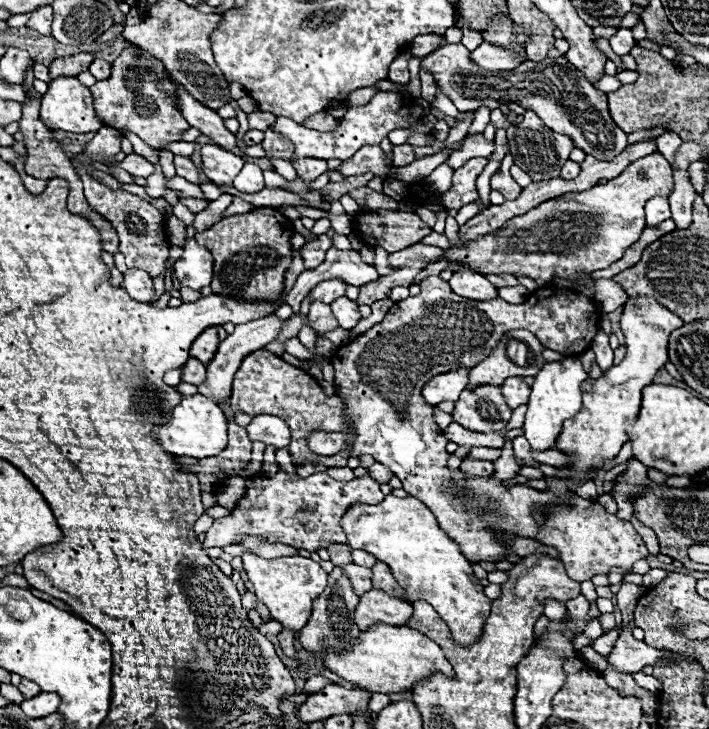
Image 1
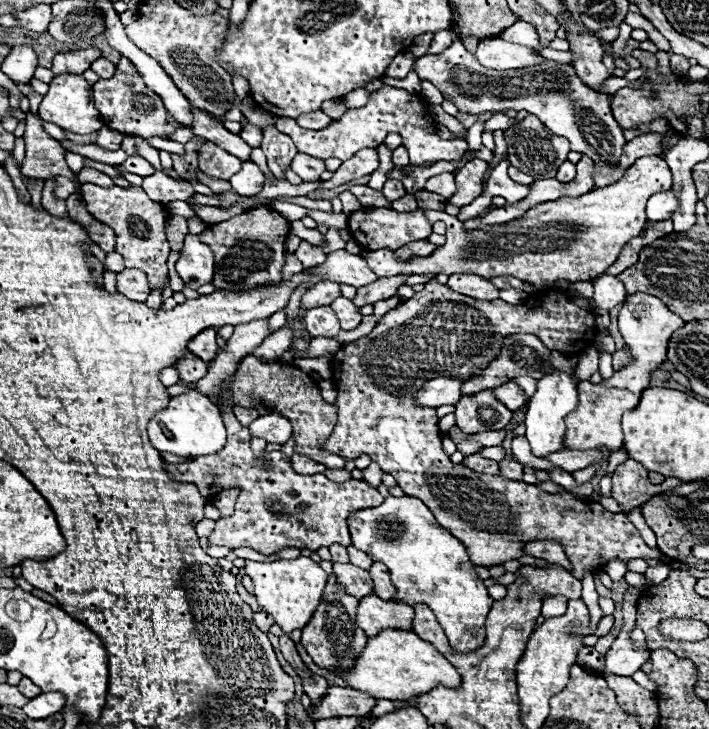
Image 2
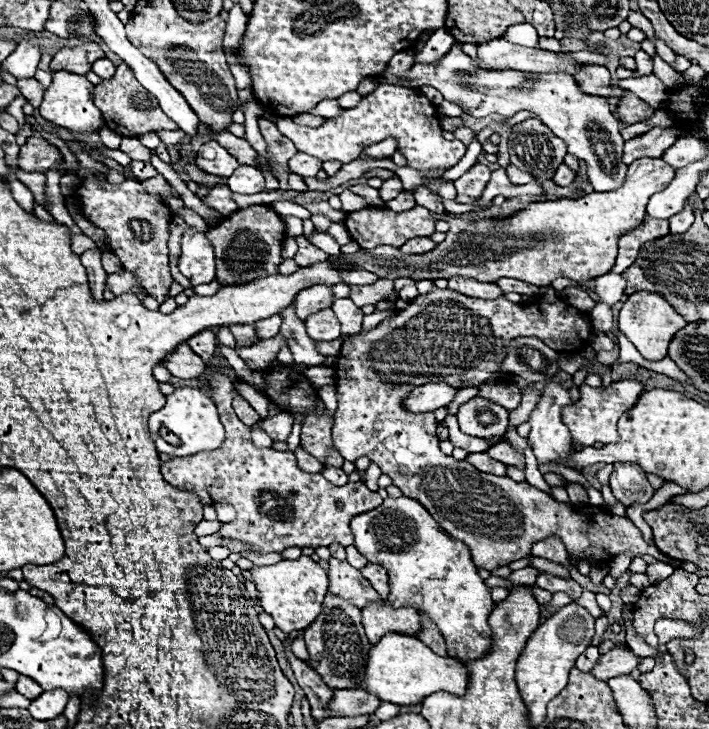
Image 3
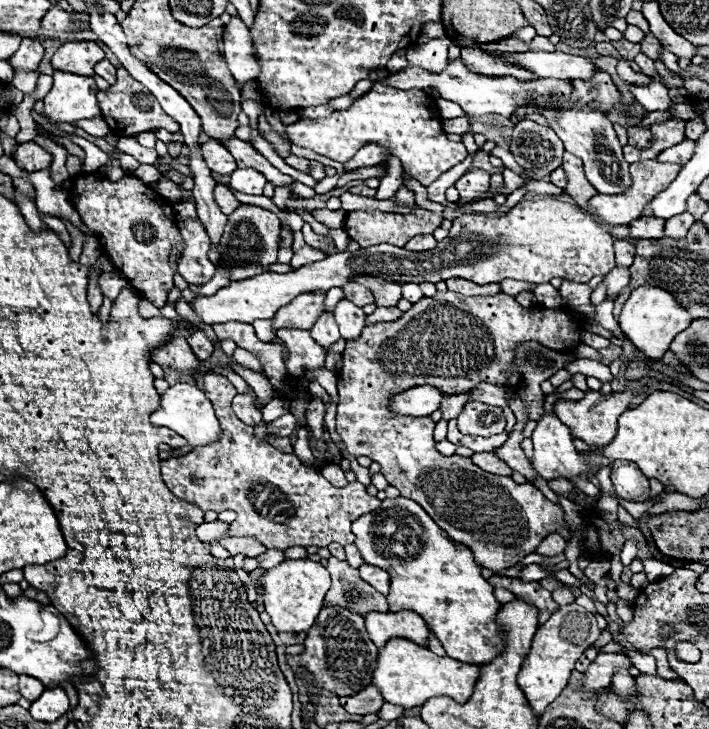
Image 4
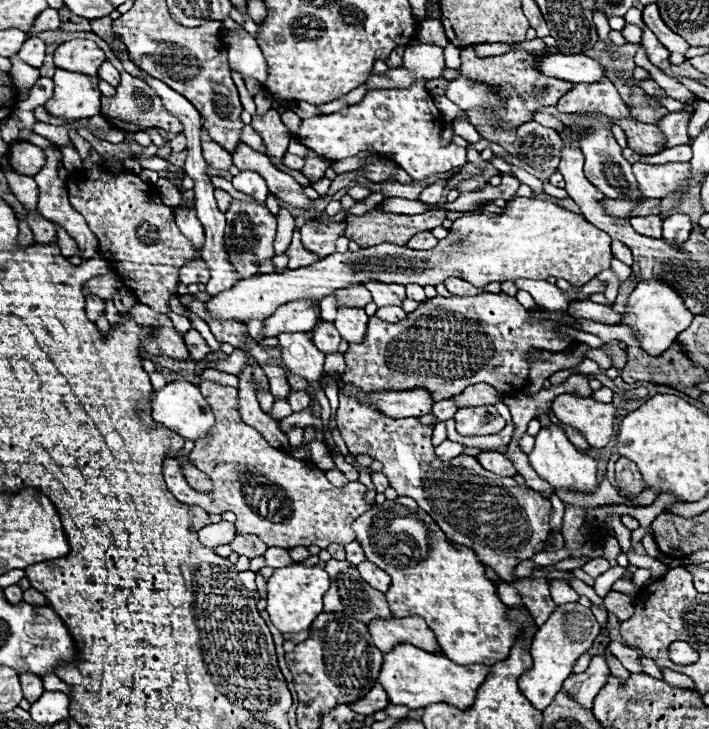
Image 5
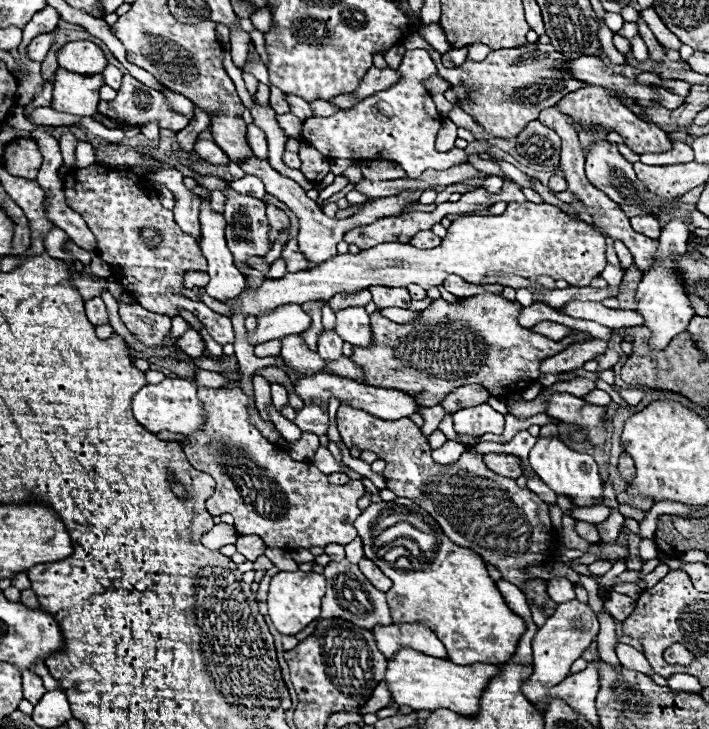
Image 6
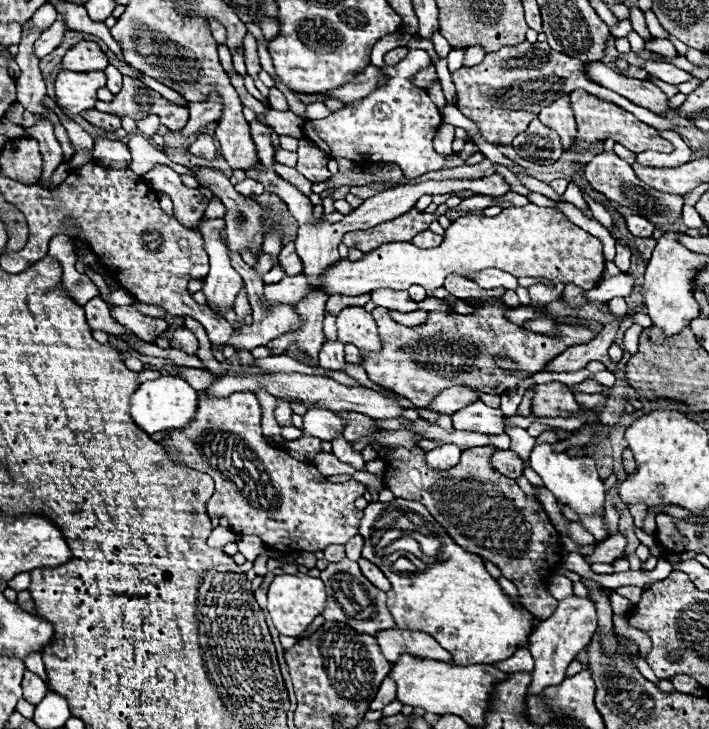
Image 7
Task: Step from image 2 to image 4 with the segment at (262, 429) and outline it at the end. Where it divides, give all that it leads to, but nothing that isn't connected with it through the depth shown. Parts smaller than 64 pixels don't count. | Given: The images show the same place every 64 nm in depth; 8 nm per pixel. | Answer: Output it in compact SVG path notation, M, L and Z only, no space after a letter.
M284 414L284 416L280 416L278 420L270 422L270 432L280 434L280 436L290 436L290 434L294 432L296 424L298 424L298 420L296 420L294 414Z

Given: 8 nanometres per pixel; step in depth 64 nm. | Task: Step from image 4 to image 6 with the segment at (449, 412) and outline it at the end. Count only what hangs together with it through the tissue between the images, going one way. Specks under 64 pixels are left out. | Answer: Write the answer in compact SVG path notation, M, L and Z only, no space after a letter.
M436 404L436 406L430 406L430 408L424 408L422 412L418 412L422 418L424 418L424 426L422 426L422 434L424 436L430 436L436 428L438 428L438 422L442 420L442 416L446 416L448 412Z

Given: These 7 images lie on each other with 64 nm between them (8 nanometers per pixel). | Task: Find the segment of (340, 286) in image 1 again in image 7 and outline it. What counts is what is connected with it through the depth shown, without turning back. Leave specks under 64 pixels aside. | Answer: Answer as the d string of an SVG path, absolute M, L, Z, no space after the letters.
M230 252L230 262L240 272L240 276L244 278L244 284L246 284L246 290L248 290L248 300L250 300L250 306L252 306L252 318L254 318L254 322L250 326L244 326L244 328L232 332L232 336L230 336L230 340L228 340L226 346L234 346L236 352L238 350L252 350L256 346L264 346L268 340L278 338L280 334L286 334L290 330L296 330L302 324L300 316L294 312L292 306L288 306L288 304L266 304L262 300L262 288L264 288L264 284L260 280L260 276L248 264L242 262L240 254Z

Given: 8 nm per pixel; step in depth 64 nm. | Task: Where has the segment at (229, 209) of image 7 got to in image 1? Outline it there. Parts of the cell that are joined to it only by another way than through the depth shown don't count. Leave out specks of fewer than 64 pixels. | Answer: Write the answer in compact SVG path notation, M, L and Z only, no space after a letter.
M254 208L248 214L236 214L220 220L194 238L214 256L212 292L238 300L272 300L282 296L284 272L290 266L290 220L276 208Z

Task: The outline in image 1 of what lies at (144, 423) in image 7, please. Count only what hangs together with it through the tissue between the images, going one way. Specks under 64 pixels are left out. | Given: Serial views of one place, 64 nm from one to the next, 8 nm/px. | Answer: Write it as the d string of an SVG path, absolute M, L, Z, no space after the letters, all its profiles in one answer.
M202 394L182 396L180 404L166 416L164 424L154 424L152 436L158 440L162 450L174 456L192 456L192 458L216 456L226 448L226 416L216 402L208 400Z

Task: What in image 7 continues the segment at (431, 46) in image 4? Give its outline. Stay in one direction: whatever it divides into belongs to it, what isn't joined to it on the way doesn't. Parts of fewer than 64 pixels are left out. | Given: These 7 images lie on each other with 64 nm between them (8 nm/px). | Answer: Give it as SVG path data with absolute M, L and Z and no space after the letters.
M410 50L396 66L382 66L386 82L380 84L370 96L346 104L342 110L332 112L322 120L308 120L304 134L322 152L332 158L348 158L354 162L394 162L404 170L406 178L418 178L426 172L440 170L450 158L434 152L432 138L442 124L440 112L428 98L424 88L410 82L410 76L430 64L426 50Z

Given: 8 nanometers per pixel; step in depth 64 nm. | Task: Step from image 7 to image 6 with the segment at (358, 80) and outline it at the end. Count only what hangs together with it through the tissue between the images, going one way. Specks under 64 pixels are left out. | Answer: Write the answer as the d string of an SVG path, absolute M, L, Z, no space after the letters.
M372 66L372 68L366 72L366 76L360 80L358 88L356 88L354 92L346 92L346 94L362 100L362 98L366 98L366 96L370 96L370 94L374 94L374 92L378 92L378 90L390 88L396 80L398 80L398 76L396 76L396 72L394 72L392 68L380 70L380 68Z

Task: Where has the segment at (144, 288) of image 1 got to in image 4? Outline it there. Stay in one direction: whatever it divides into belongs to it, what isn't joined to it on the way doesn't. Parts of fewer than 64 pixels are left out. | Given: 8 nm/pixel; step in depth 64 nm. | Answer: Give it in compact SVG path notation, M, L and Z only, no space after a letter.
M102 272L100 280L98 280L98 286L100 286L102 294L110 300L114 300L126 284L128 284L128 280L120 272Z

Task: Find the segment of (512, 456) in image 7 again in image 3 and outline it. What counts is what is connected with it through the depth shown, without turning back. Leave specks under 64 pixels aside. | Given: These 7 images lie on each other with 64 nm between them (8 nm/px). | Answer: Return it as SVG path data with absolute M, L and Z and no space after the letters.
M476 452L476 454L468 454L466 458L472 466L476 466L480 472L490 472L496 476L506 476L506 464L486 456L486 452Z

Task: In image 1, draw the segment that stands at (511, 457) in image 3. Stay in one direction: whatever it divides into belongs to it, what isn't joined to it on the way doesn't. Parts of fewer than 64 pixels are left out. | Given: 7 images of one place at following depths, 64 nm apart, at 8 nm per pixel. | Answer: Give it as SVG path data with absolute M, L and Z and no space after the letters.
M472 448L472 452L468 454L468 458L476 458L476 460L490 460L490 462L494 462L494 460L498 460L500 458L500 454L498 454L500 450L492 450L492 448Z

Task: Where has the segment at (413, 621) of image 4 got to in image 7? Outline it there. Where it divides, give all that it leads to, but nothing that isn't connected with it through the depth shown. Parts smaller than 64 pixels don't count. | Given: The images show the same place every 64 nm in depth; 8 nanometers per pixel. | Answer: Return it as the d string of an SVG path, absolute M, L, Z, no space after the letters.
M382 630L376 634L376 640L382 648L382 654L394 664L406 652L422 660L446 660L454 664L448 650L444 650L432 636L414 630Z

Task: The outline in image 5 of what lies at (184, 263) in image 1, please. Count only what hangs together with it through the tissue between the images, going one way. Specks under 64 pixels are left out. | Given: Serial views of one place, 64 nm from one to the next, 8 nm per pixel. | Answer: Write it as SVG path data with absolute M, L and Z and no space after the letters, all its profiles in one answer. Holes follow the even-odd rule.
M194 200L190 202L190 210L176 210L176 224L182 230L182 234L186 238L192 240L196 252L200 252L202 244L204 244L204 232L202 232L202 224L196 218L196 210L194 210ZM194 260L194 262L180 268L180 280L186 286L190 286L190 284L206 284L210 280L208 266L202 260Z

